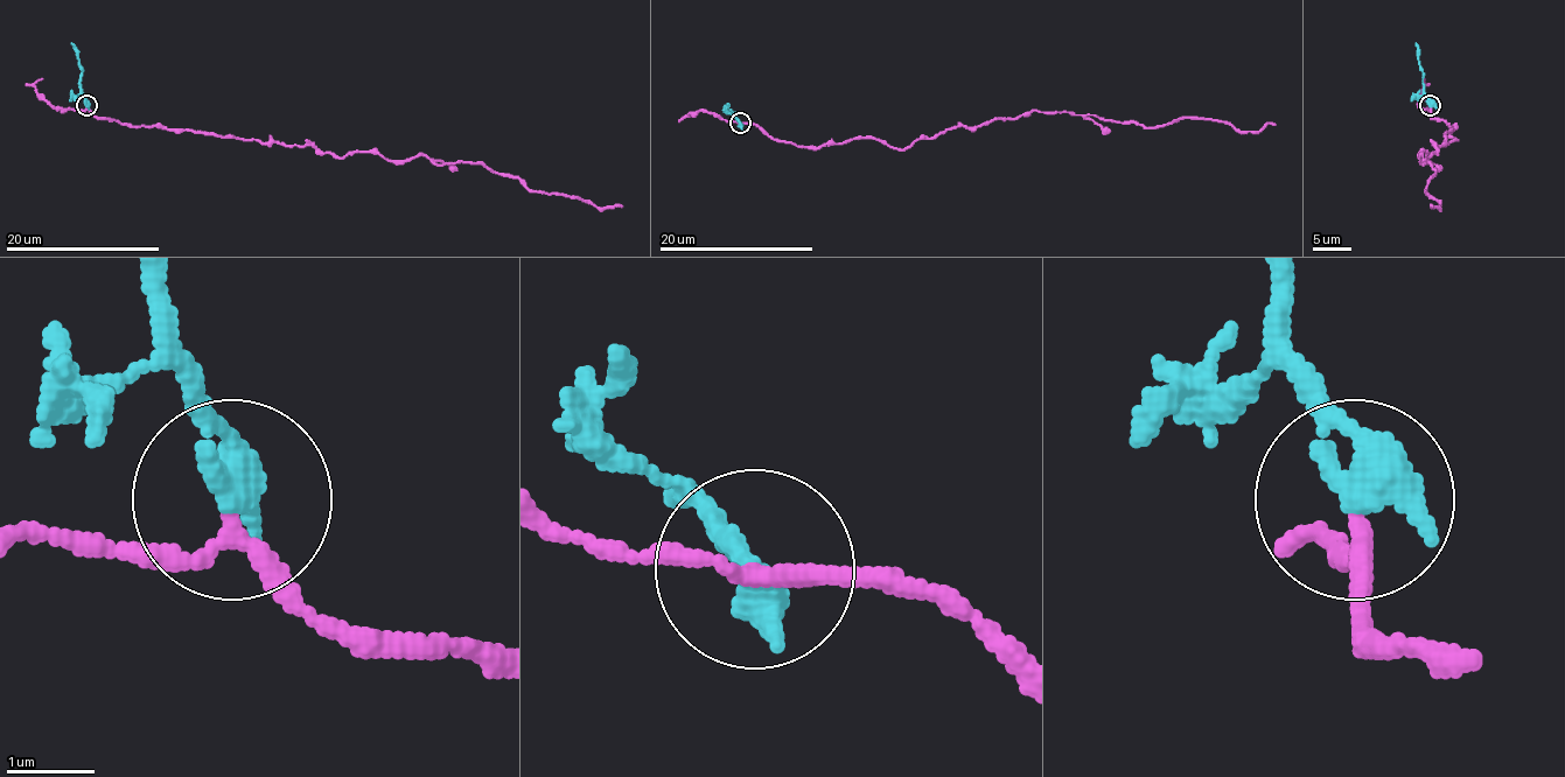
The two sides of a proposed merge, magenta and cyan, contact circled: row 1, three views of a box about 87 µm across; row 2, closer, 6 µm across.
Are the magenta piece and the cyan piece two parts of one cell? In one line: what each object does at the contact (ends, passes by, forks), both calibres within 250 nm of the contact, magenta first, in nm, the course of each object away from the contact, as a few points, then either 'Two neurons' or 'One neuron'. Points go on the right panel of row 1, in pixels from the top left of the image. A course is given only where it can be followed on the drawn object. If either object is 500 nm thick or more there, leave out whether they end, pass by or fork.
Thickness 180 nm (magenta) against 500 nm. Course of magenta: (1430, 106), (1457, 139), (1418, 154), (1436, 172), (1432, 207). Course of cyan: (1430, 106), (1416, 42). Two neurons

